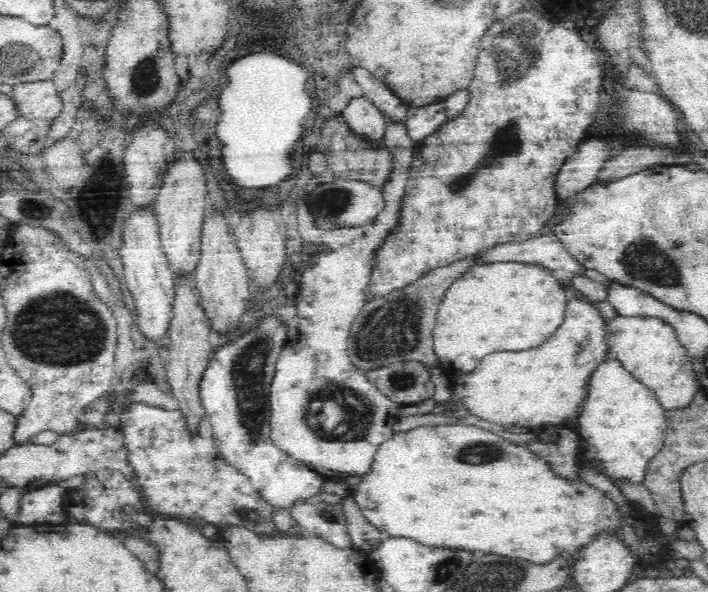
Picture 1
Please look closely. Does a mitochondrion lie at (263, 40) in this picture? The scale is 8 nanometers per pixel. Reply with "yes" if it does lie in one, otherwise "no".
no

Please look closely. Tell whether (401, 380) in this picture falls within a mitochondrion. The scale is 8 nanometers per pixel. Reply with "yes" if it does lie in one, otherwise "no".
yes

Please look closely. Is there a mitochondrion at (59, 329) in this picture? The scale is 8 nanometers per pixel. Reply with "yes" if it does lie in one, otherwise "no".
yes

